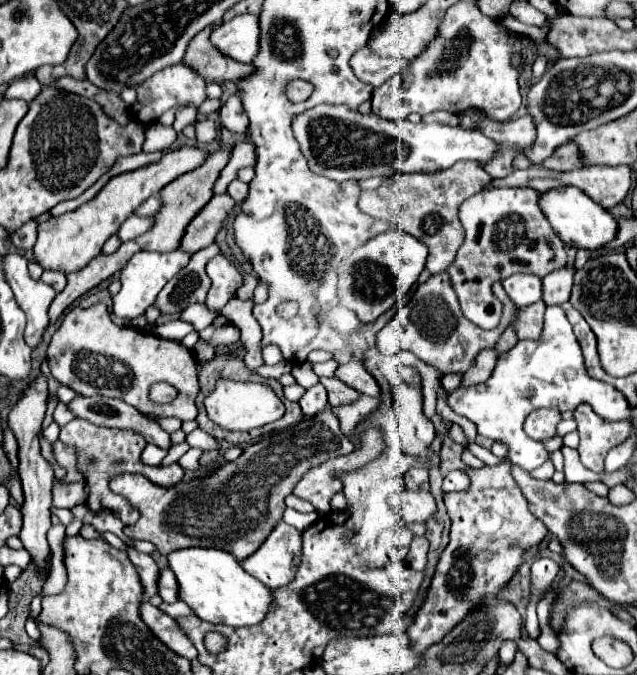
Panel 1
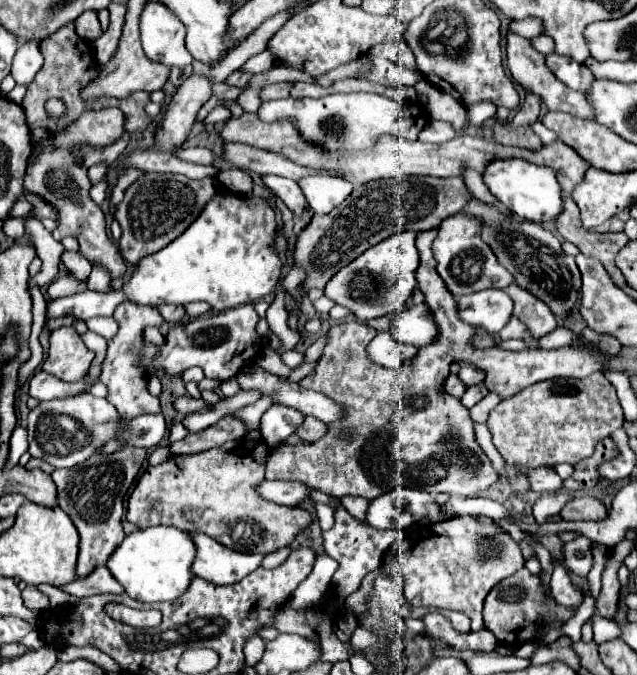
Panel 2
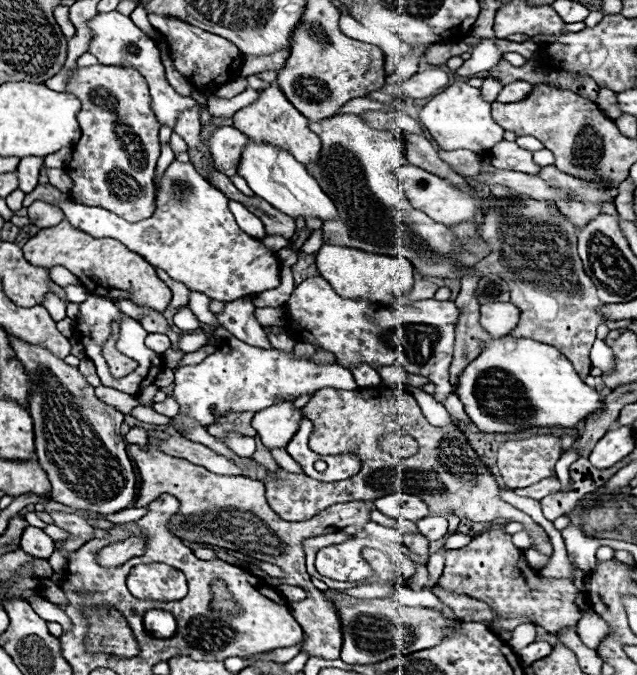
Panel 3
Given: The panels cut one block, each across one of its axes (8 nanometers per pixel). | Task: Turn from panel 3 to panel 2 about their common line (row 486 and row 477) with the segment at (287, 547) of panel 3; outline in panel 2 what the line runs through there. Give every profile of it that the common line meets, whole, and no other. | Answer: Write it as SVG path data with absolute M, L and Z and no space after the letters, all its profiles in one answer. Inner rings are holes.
M232 440L218 448L192 454L192 456L170 456L166 462L158 466L148 466L146 472L140 476L134 492L128 498L126 520L132 522L136 528L148 528L158 524L176 526L184 532L202 532L210 538L218 540L220 544L234 548L238 552L260 552L270 554L294 542L294 538L304 532L312 524L312 514L302 508L282 506L258 496L256 488L264 480L264 464L270 456L270 446L264 440Z

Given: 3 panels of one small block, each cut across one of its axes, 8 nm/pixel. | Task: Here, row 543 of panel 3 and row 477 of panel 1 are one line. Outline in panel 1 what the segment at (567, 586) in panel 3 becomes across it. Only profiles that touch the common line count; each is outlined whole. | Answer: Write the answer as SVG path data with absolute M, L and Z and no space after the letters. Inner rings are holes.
M510 462L500 466L482 466L480 470L464 468L470 476L468 492L444 494L448 514L452 518L450 542L438 558L432 582L424 596L422 606L416 610L406 634L414 652L424 652L482 600L486 592L498 590L512 578L522 564L522 552L536 546L546 536L546 526L538 520L526 504L520 488L510 476Z

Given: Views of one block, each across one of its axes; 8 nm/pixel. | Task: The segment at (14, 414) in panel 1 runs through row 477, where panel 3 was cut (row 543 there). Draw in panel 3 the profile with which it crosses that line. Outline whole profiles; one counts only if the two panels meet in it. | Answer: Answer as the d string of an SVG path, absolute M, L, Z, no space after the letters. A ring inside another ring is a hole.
M26 526L22 532L20 548L36 558L48 558L54 552L54 540L48 534L44 534L44 530Z

